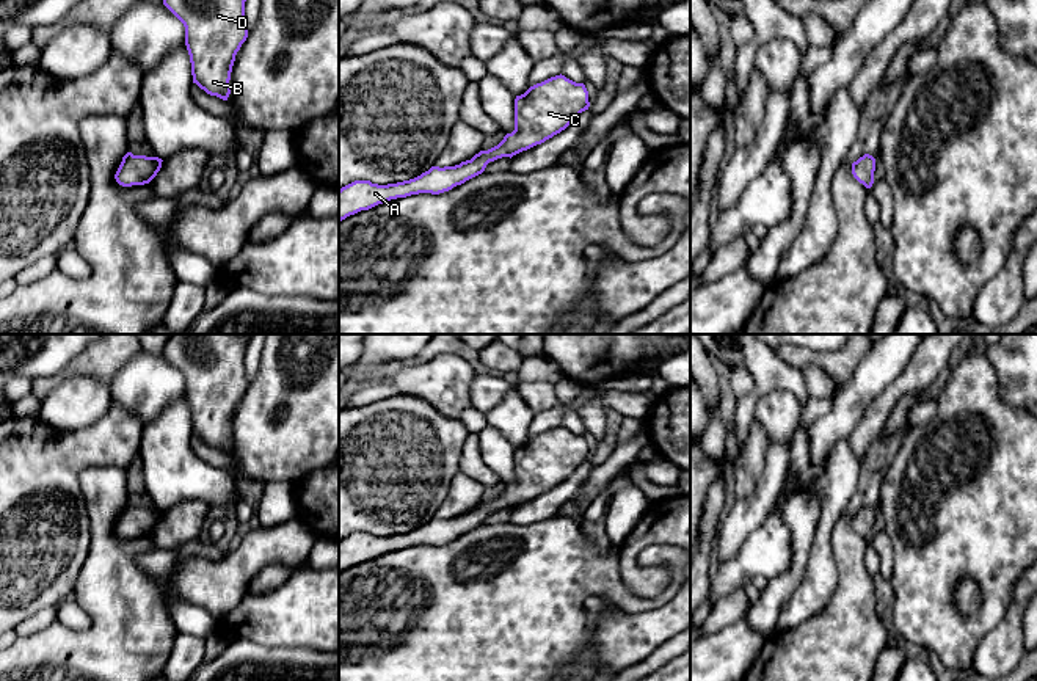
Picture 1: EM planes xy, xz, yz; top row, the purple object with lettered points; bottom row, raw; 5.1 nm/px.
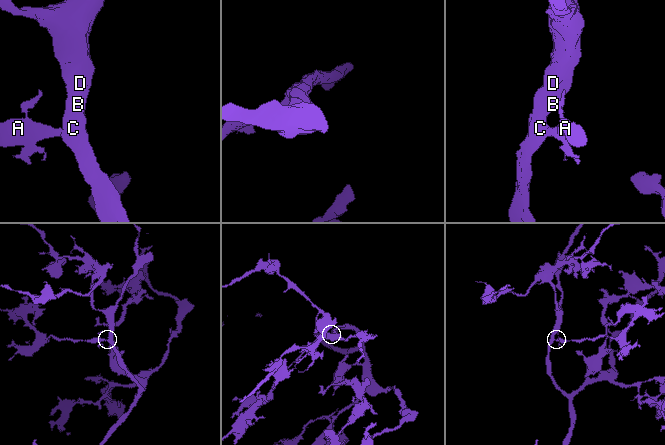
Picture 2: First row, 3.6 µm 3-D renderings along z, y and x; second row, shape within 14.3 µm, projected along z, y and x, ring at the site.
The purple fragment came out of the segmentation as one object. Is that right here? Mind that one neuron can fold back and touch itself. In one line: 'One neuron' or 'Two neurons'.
One neuron

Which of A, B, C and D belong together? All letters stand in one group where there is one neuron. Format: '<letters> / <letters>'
A B C D

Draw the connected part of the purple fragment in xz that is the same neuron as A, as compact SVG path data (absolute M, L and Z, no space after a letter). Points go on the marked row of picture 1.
M565 75L551 77L530 86L515 99L515 130L471 160L455 166L431 166L420 176L388 185L355 180L339 190L339 221L391 199L419 193L439 195L482 174L489 162L513 157L544 143L565 130L582 111L588 110L588 91Z

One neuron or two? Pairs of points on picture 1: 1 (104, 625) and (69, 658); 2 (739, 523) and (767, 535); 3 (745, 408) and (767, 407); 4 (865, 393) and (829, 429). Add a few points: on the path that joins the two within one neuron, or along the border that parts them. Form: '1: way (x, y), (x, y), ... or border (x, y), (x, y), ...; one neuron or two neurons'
1: way (96, 633), (77, 651); one neuron
2: border (777, 499), (733, 559); two neurons
3: border (788, 391), (766, 393), (752, 418); two neurons
4: way (855, 402), (838, 419); one neuron

